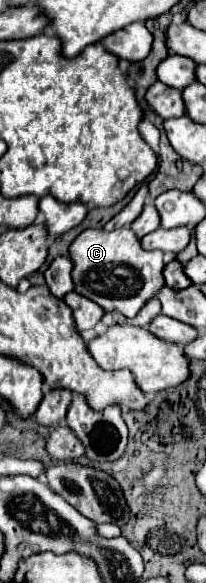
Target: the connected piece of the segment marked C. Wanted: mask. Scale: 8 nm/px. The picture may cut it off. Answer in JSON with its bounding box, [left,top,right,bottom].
[69,227,163,319]

